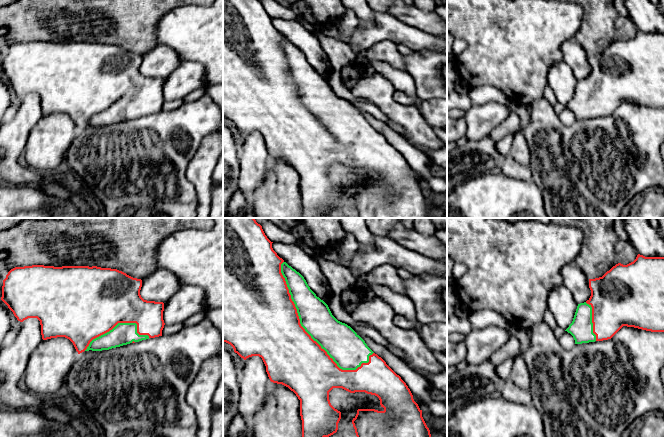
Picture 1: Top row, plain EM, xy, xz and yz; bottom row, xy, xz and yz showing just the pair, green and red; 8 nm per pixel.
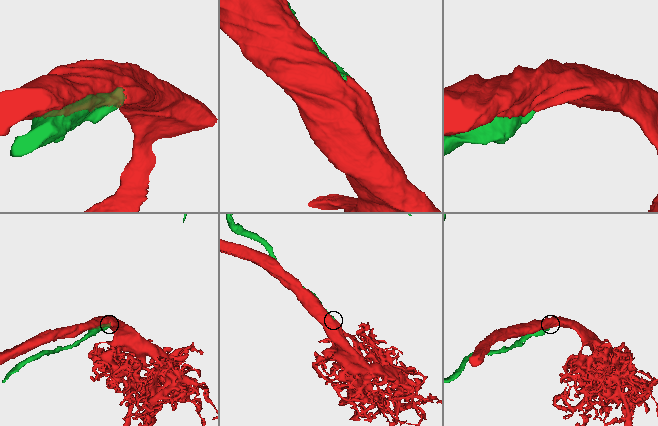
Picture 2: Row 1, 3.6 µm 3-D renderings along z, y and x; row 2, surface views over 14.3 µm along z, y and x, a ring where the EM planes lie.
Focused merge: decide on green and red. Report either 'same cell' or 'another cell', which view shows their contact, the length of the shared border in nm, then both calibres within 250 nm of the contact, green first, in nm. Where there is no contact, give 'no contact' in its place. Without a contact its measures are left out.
same cell | xz | 1050 nm | 260/460 nm

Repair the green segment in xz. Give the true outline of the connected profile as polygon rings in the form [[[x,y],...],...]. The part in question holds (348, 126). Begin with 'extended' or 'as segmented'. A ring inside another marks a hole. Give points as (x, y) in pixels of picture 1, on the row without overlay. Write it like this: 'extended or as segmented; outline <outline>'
extended; outline [[[223,0],[223,118],[230,120],[234,128],[246,136],[252,132],[262,134],[271,158],[282,160],[293,167],[300,176],[300,192],[302,196],[302,214],[304,218],[319,218],[337,208],[341,188],[335,185],[329,176],[329,168],[333,164],[342,164],[350,169],[365,168],[375,171],[380,176],[383,187],[375,185],[358,185],[352,196],[358,218],[431,218],[430,206],[423,193],[422,186],[414,177],[406,159],[386,138],[375,130],[365,117],[347,100],[338,97],[331,89],[328,81],[310,65],[304,53],[289,42],[272,24],[272,19],[265,11],[260,0]]]

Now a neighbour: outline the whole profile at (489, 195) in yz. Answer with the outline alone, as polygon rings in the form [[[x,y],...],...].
[[[489,172],[460,184],[447,195],[447,218],[548,218],[548,215],[542,191],[533,180],[518,180]]]

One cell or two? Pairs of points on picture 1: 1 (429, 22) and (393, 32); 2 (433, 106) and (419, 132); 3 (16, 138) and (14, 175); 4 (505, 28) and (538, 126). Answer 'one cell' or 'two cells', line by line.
1: two cells
2: two cells
3: one cell
4: two cells

